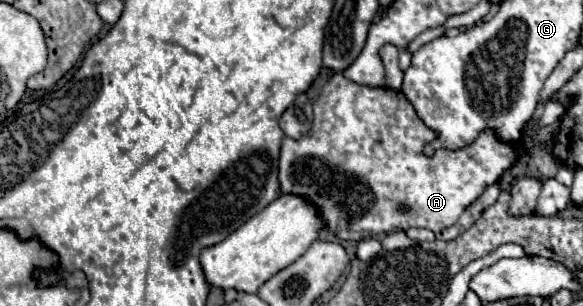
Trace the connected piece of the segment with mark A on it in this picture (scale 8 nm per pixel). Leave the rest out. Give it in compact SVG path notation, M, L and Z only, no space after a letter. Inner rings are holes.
M334 73L314 101L312 133L298 141L290 137L282 139L278 159L280 195L298 195L306 199L316 207L328 231L340 241L360 241L360 237L368 239L380 233L406 231L410 227L424 227L436 233L452 227L462 211L474 203L488 185L496 183L520 153L518 147L498 141L492 131L484 131L464 149L438 149L434 155L426 155L424 147L430 141L434 141L434 131L422 123L410 101L400 91L358 85L344 79L342 73ZM402 203L410 207L406 213L398 209Z

